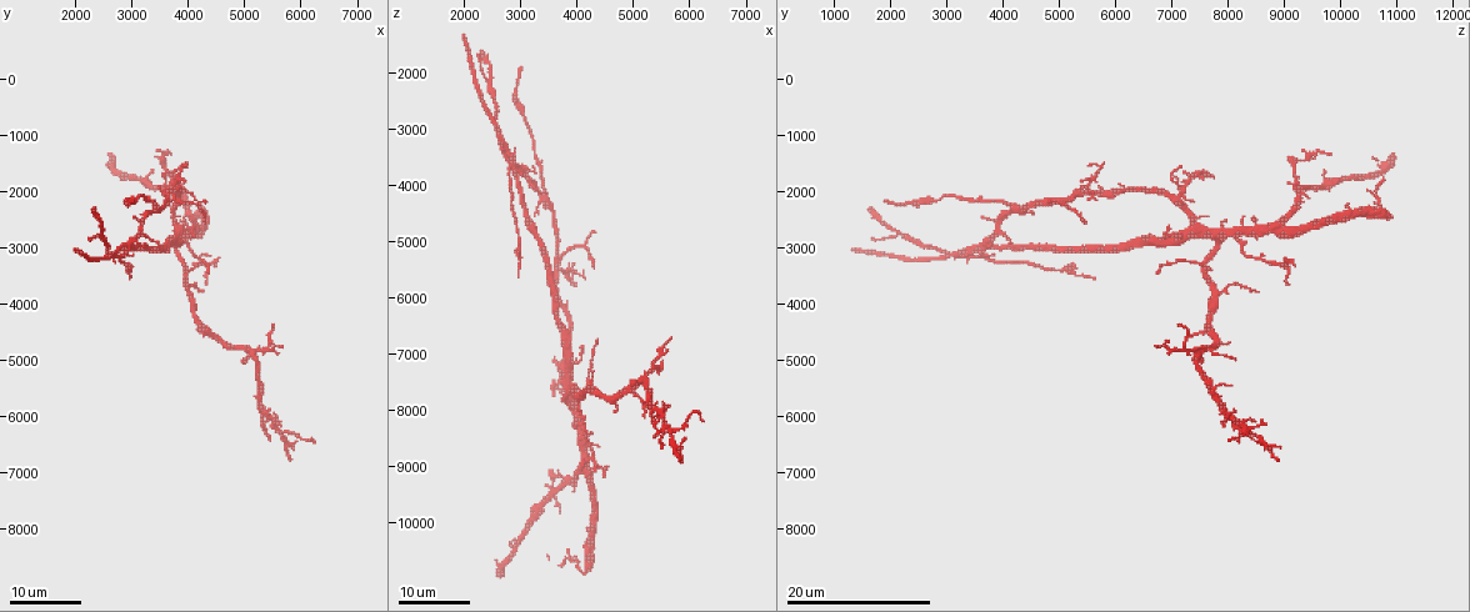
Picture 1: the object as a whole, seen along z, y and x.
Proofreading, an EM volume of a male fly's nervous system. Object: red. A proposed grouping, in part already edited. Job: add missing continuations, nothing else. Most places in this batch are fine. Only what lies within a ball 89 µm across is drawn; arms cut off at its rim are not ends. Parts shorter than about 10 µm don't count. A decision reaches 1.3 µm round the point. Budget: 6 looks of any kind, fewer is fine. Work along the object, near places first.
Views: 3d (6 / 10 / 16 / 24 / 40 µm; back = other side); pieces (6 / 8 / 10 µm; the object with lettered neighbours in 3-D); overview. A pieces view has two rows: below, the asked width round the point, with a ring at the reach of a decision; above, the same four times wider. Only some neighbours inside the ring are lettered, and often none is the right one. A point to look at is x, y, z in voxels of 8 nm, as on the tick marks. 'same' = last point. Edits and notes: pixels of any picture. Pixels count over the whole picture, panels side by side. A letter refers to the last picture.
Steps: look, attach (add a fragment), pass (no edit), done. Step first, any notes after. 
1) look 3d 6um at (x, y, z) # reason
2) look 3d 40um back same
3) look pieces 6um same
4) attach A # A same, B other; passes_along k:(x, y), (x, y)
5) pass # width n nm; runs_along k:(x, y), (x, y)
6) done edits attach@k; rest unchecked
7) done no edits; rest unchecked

look 3d 16um at (5550, 4350, 7150)

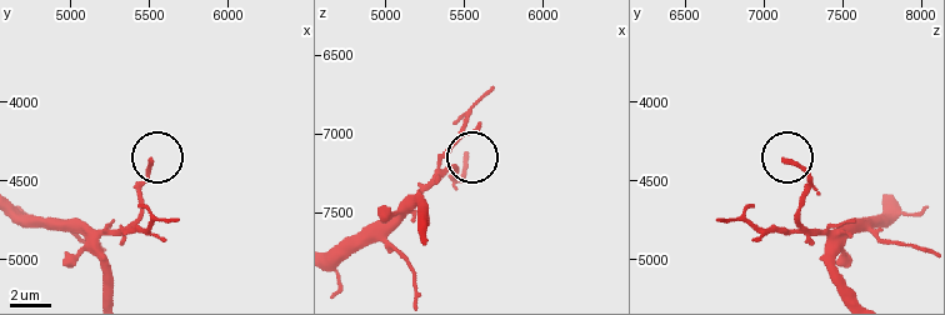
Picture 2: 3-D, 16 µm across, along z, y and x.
look pieces 6um at (5520, 4360, 7120)

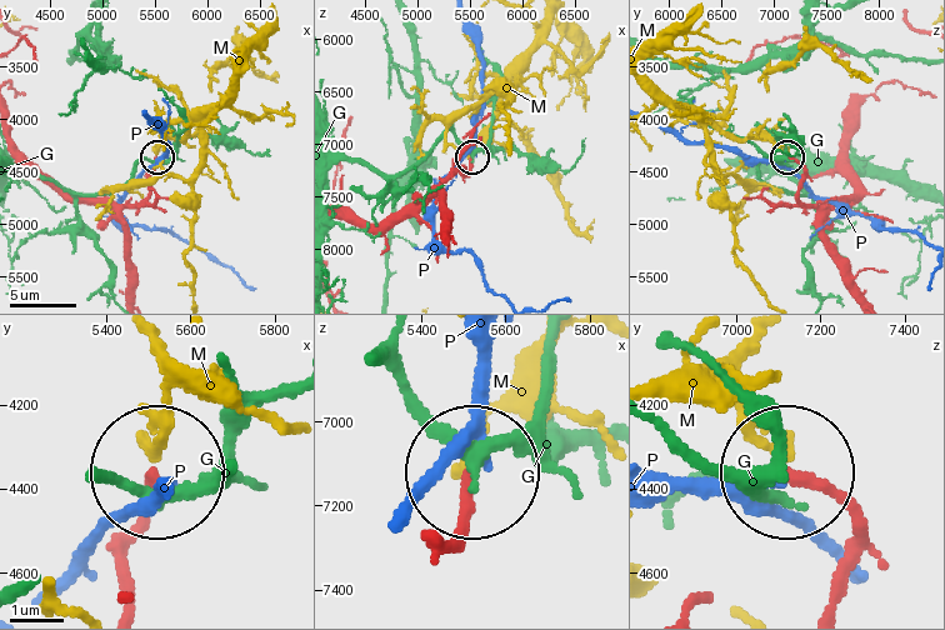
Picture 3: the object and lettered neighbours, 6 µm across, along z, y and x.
pass # G other, M other, P other; no lettered fragment goes on from it

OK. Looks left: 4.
look 3d 24um at (4200, 3750, 8500)

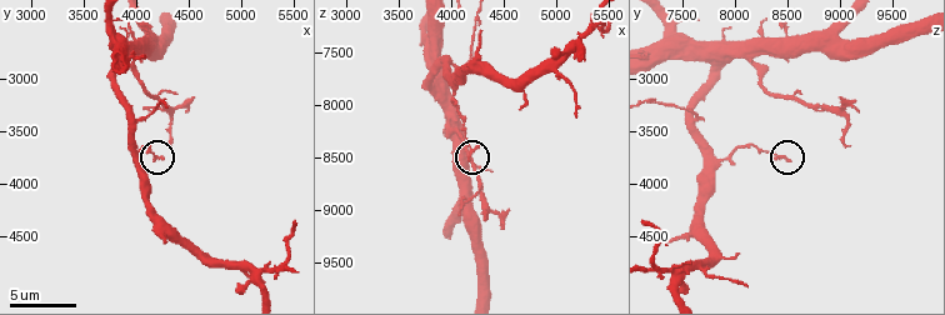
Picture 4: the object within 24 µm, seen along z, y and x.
look pieces 6um at (4180, 3780, 8500)

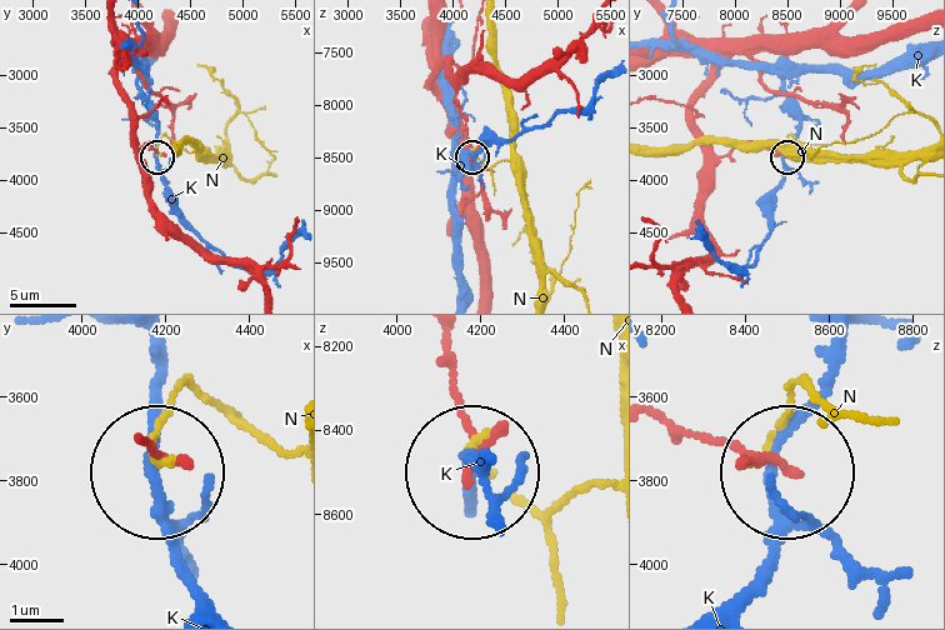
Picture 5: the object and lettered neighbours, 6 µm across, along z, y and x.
pass # K other, N other; runs_along 5:(659, 418), (789, 466); no lettered fragment goes on from it

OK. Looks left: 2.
look 3d 24um at (4350, 2500, 5500)

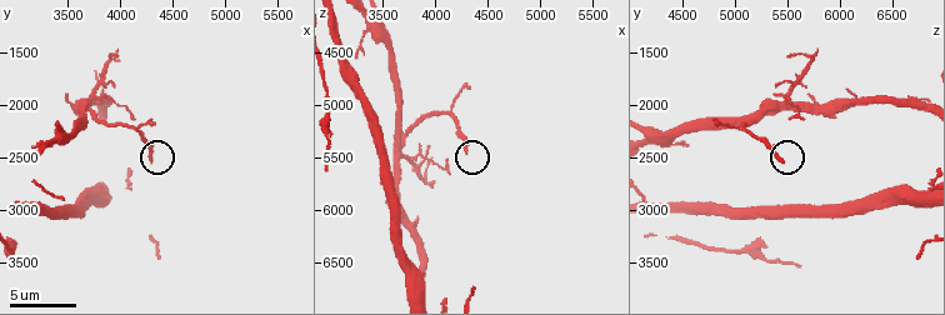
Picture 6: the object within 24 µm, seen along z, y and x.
look pieces 6um at (4280, 2520, 5440)

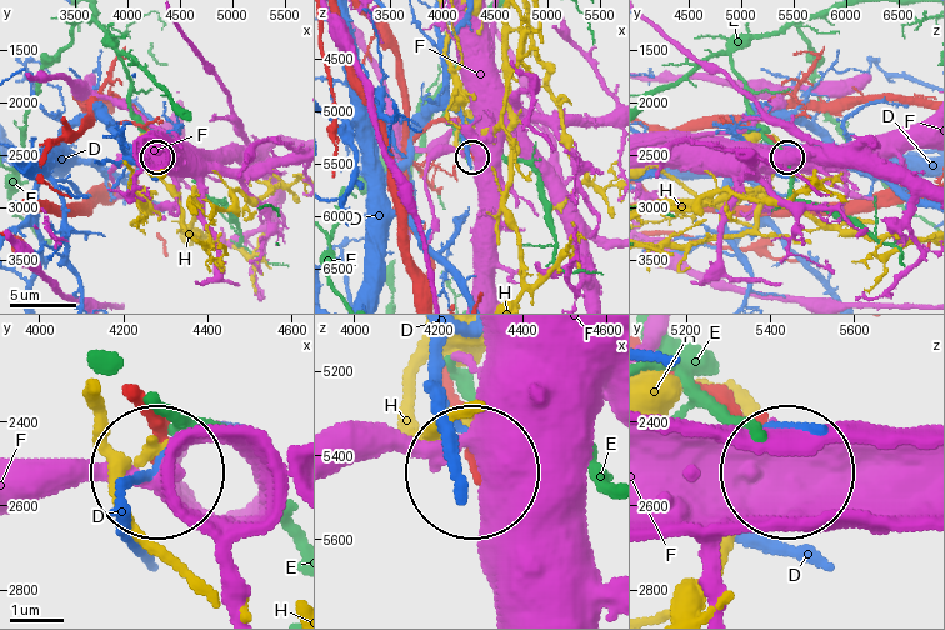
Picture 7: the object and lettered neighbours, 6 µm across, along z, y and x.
pass # width 180 nm; D other, E other, F other, H other; runs_along 7:(139, 409), (153, 471); no lettered fragment goes on from it

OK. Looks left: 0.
done no edits; rest unchecked

